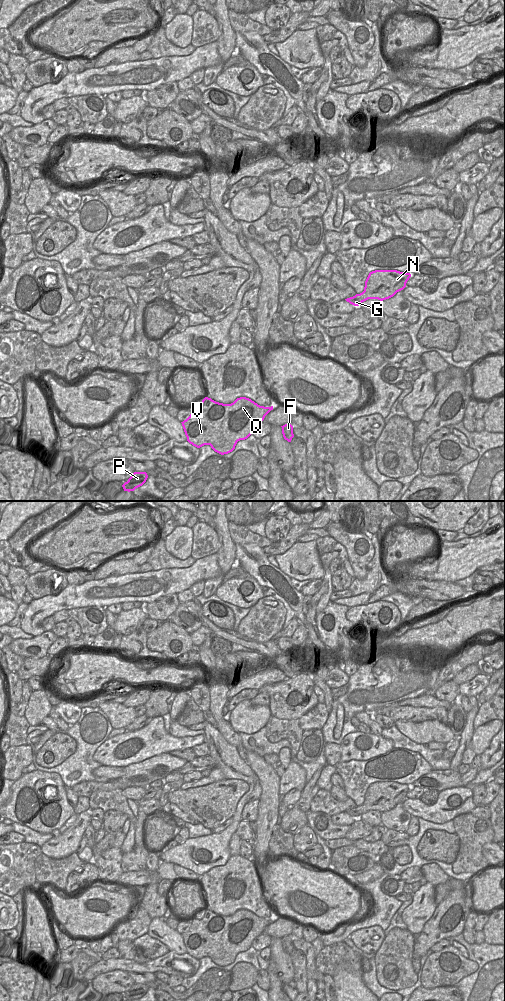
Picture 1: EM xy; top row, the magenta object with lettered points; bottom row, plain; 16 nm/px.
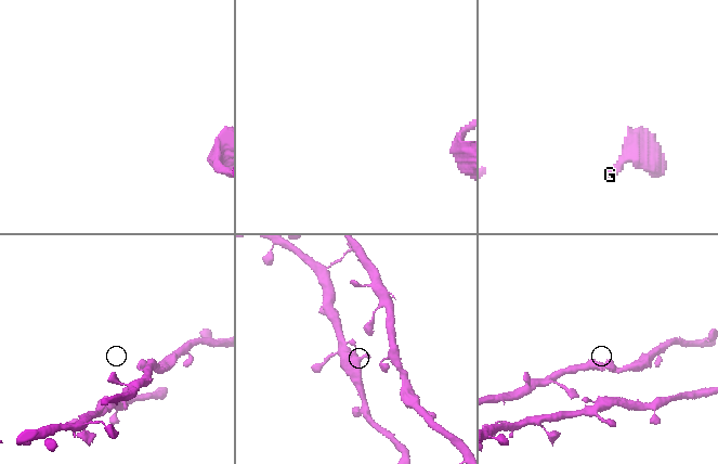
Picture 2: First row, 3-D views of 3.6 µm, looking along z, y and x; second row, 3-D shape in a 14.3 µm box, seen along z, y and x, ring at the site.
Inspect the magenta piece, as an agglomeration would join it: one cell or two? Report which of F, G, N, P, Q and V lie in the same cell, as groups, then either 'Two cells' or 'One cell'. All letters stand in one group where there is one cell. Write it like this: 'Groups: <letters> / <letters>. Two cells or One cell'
Groups: F G N P Q V. One cell

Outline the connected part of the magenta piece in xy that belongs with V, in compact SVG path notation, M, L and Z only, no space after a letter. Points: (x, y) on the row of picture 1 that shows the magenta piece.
M205 397L200 405L192 406L190 416L181 423L190 444L197 448L210 445L215 452L224 455L232 452L238 441L247 439L253 428L261 423L271 410L273 406L260 406L246 397L237 398L231 404L219 403Z

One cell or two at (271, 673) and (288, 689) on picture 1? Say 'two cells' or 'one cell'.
two cells

